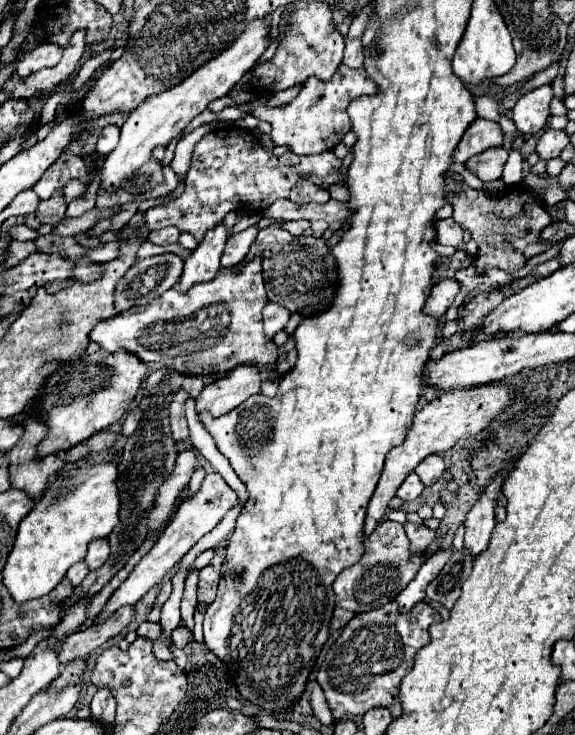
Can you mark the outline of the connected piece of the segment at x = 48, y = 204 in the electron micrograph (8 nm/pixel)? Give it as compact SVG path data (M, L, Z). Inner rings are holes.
M58 193L56 197L48 199L48 201L42 201L38 205L38 219L42 223L50 223L50 225L58 225L62 219L64 219L64 213L66 213L66 205L64 205L64 197L62 193Z

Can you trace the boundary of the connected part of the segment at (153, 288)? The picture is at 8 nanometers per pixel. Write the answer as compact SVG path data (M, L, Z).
M174 253L136 261L116 285L114 309L124 313L134 305L146 305L172 289L182 275L182 259Z

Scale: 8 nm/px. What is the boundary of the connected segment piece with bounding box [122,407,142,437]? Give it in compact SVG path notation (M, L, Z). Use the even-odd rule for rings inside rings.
M136 407L136 409L132 409L132 411L128 413L128 417L126 417L124 425L122 425L122 435L130 437L130 435L136 431L136 427L138 427L140 419L142 419L142 413L140 413L140 409L138 409L138 407Z

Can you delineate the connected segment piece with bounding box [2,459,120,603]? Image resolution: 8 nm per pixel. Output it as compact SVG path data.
M84 459L80 463L66 463L66 467L58 473L58 477L46 487L42 499L36 503L32 513L28 513L22 519L12 553L8 555L8 561L2 571L2 583L6 585L10 597L16 603L24 603L48 595L64 579L66 571L74 563L82 561L82 557L86 555L86 547L92 539L110 535L110 531L118 523L118 509L120 509L116 477L118 477L118 469L114 463L106 463L106 461L92 463L92 459Z

